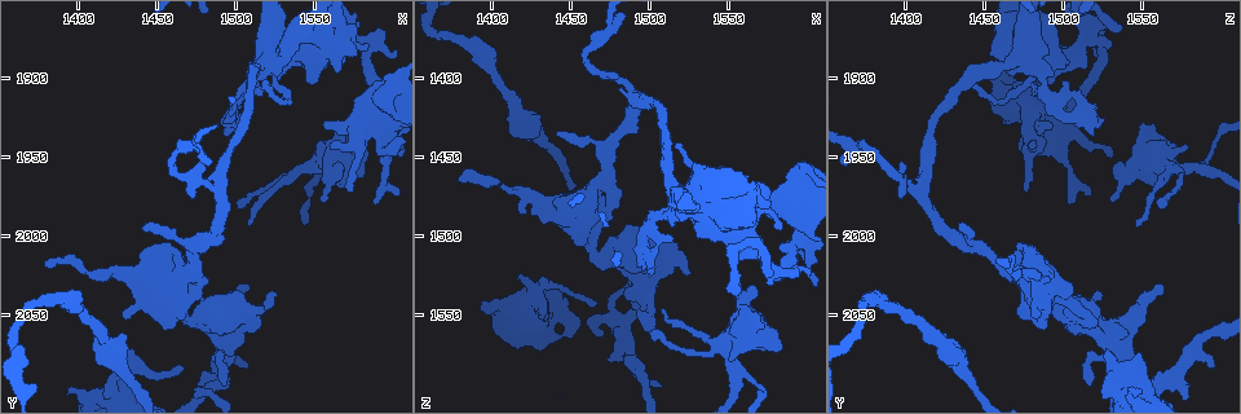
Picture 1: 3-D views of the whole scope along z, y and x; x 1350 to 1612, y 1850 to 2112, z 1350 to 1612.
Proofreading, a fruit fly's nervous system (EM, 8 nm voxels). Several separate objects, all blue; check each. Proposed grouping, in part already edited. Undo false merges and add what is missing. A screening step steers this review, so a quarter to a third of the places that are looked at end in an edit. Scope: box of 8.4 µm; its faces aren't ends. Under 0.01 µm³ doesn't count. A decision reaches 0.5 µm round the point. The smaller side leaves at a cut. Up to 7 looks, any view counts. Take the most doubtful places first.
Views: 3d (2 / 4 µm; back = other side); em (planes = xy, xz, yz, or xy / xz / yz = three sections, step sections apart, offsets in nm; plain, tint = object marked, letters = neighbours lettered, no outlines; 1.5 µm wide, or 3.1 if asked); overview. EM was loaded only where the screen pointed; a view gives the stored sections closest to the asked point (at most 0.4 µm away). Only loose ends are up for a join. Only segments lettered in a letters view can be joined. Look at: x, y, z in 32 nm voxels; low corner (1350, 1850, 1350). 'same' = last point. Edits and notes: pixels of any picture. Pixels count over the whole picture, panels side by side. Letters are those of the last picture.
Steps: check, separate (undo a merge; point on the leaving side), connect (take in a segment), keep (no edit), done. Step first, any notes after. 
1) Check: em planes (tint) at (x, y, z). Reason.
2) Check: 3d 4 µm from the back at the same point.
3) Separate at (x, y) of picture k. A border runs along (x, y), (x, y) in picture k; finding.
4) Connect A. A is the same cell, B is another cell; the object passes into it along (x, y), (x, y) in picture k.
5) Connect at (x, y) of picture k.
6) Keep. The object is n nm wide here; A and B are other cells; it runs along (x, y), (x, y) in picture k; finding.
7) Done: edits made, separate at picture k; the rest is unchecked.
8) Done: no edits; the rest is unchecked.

Check: 3d 4 µm from the back at (1538, 1882, 1456). An open end.

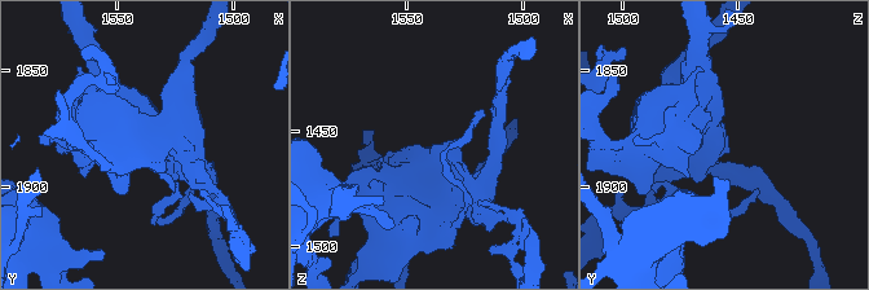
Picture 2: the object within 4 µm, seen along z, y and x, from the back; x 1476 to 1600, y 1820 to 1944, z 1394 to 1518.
Check: em planes (tint) at (1537, 1881, 1455).

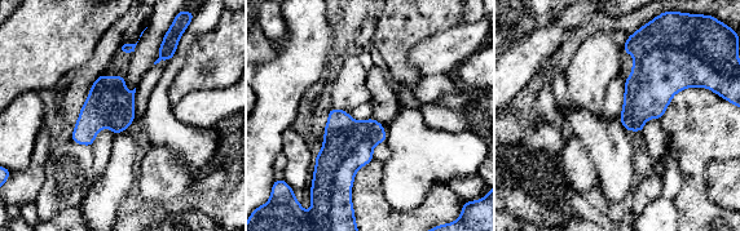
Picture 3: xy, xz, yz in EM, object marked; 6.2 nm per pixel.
Check: em planes (letters) at the same point. See the neighbours.

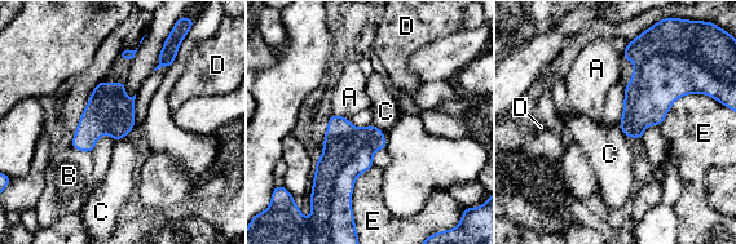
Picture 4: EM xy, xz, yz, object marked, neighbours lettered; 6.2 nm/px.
Separate at (648, 44) of picture 4. A, B, C, D and E are other cells; a border runs along (675, 54), (640, 67), (642, 129) in picture 4; two cells meet here.

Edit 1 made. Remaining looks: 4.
Check: overview. Redraw.

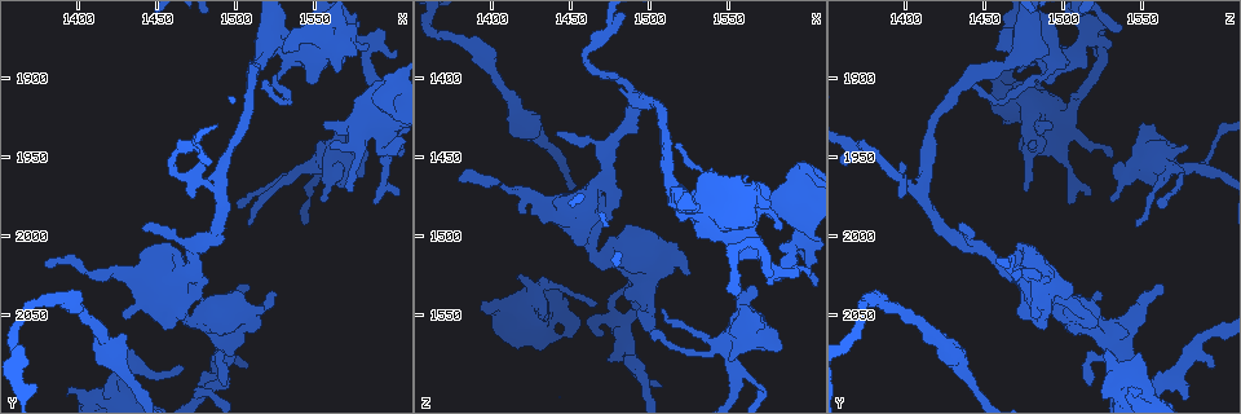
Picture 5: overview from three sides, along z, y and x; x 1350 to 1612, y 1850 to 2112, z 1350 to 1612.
Check: 3d 4 µm at (1584, 1948, 1570). An open end.

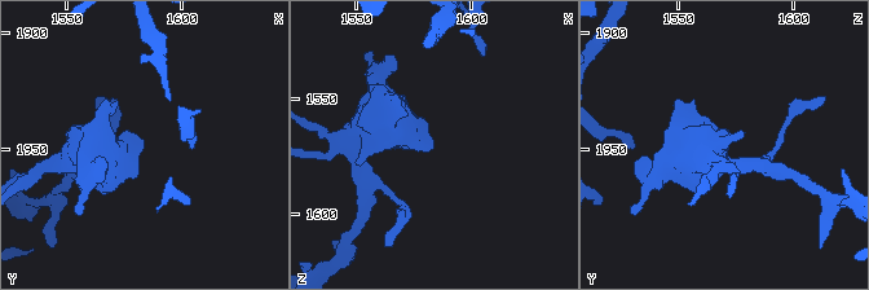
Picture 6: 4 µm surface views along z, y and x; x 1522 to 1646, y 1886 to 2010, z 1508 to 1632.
Check: em planes (tint) at (1582, 1947, 1571).

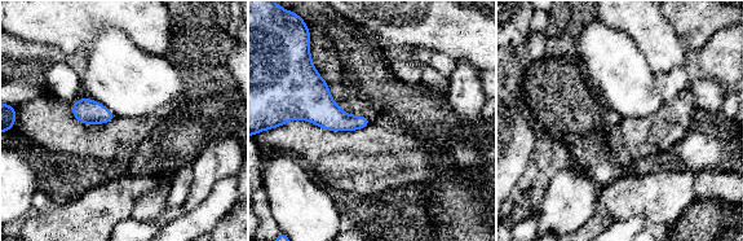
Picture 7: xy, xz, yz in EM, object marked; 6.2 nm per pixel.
Check: em planes (letters) at the same point.

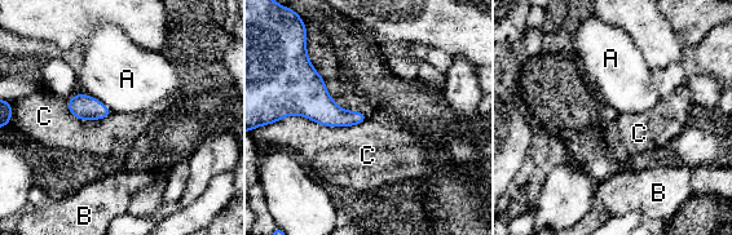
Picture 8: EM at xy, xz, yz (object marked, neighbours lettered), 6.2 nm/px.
Keep. The longest contact is with C, 650 nm; A, B and C are other cells; a border runs along (366, 118), (267, 125) in picture 8; no lettered segment goes on from it.

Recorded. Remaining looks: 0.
Done: edits made, separate at picture 4; the rest is unchecked.

